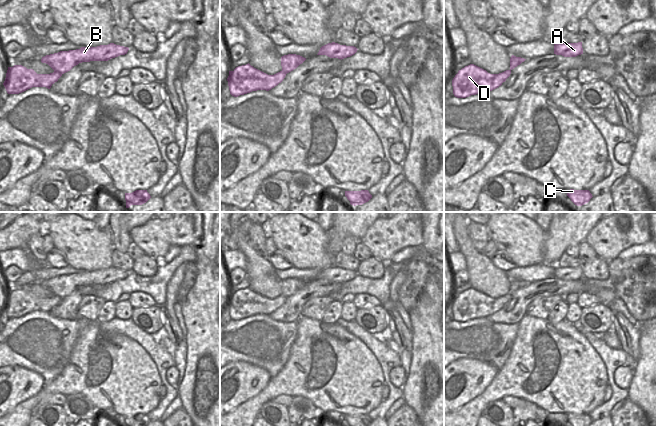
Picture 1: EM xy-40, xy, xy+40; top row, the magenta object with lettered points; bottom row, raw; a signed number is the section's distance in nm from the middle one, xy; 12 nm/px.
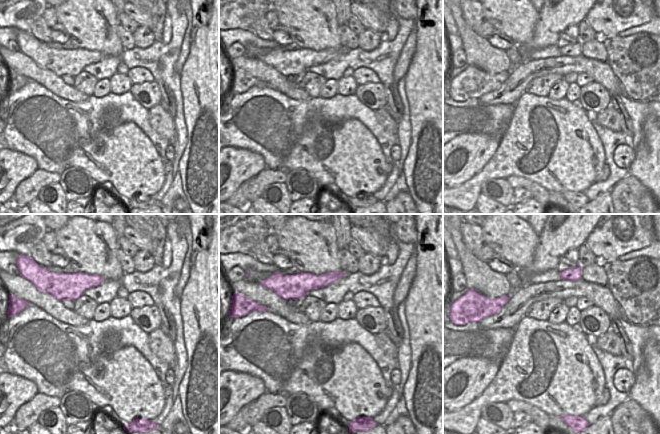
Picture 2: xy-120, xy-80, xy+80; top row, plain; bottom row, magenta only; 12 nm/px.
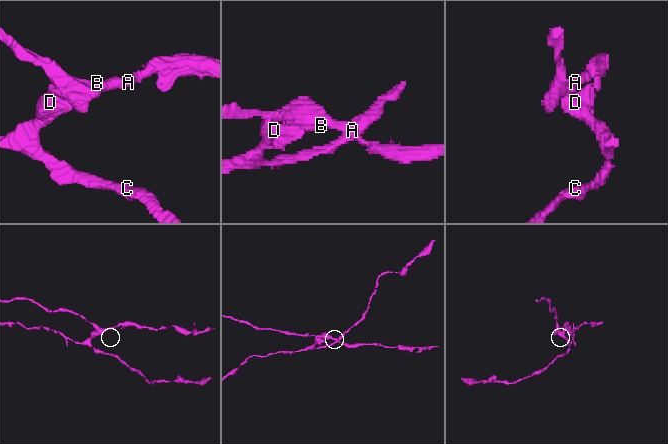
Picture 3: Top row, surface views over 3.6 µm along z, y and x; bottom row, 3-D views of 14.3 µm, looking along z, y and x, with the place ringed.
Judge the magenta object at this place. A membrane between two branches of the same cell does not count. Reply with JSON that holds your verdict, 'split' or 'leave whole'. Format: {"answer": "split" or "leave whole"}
{"answer": "split"}

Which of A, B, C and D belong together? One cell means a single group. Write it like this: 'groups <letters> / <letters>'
groups A B / C D

